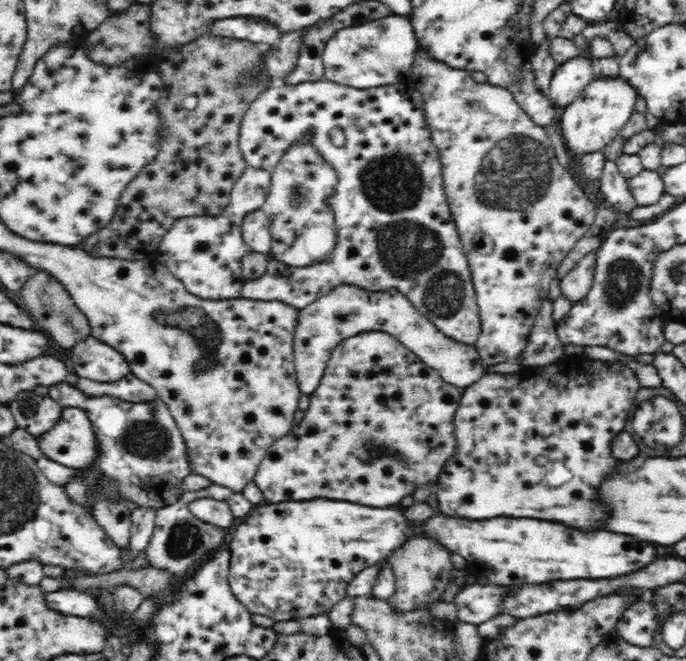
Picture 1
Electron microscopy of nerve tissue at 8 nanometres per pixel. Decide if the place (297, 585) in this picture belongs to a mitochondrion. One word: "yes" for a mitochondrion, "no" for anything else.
yes

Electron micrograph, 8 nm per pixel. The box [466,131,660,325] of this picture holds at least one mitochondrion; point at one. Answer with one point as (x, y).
(517, 171)

